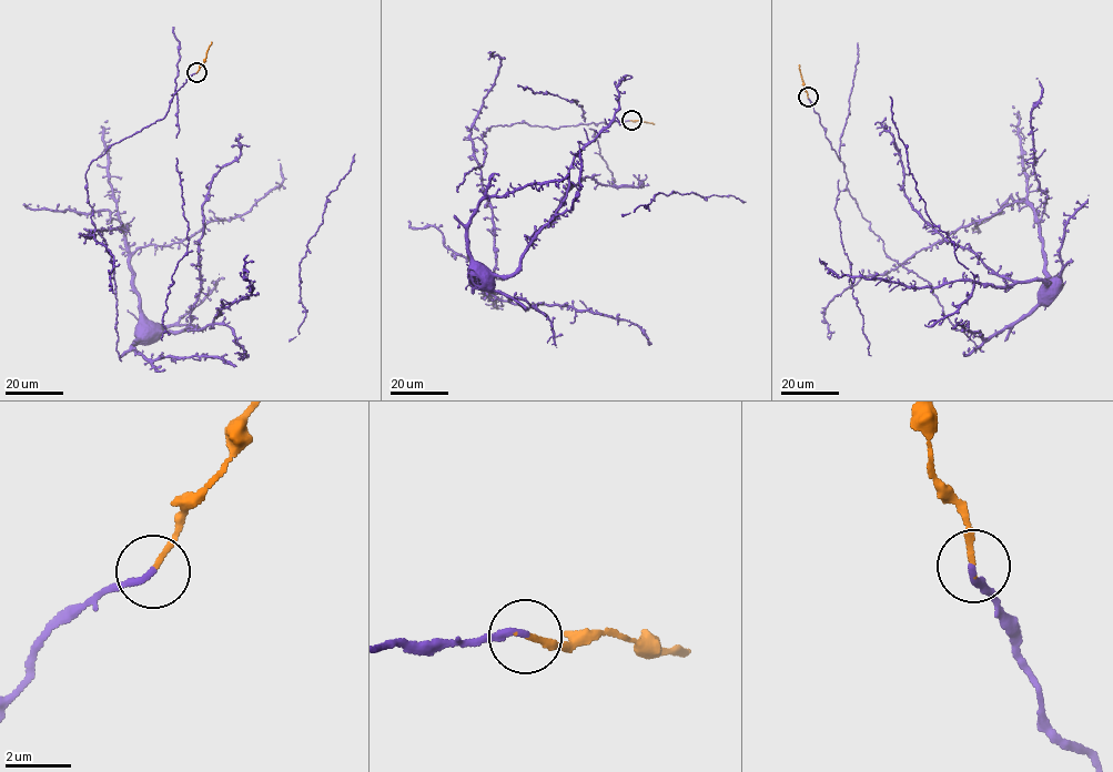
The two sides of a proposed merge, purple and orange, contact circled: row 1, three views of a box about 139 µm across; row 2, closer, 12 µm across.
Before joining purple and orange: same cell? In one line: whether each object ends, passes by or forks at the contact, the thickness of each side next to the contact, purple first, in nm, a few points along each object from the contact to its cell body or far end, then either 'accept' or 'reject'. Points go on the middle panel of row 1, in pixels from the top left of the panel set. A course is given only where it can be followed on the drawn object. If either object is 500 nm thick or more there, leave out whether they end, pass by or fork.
purple ends there; orange ends there; 200 nm thick on the purple side, 160 nm on the other; purple runs (630, 120), (553, 129), (518, 122), (472, 140), (496, 261), (486, 288), (479, 278), (485, 276); orange runs (630, 120), (654, 124); accept

